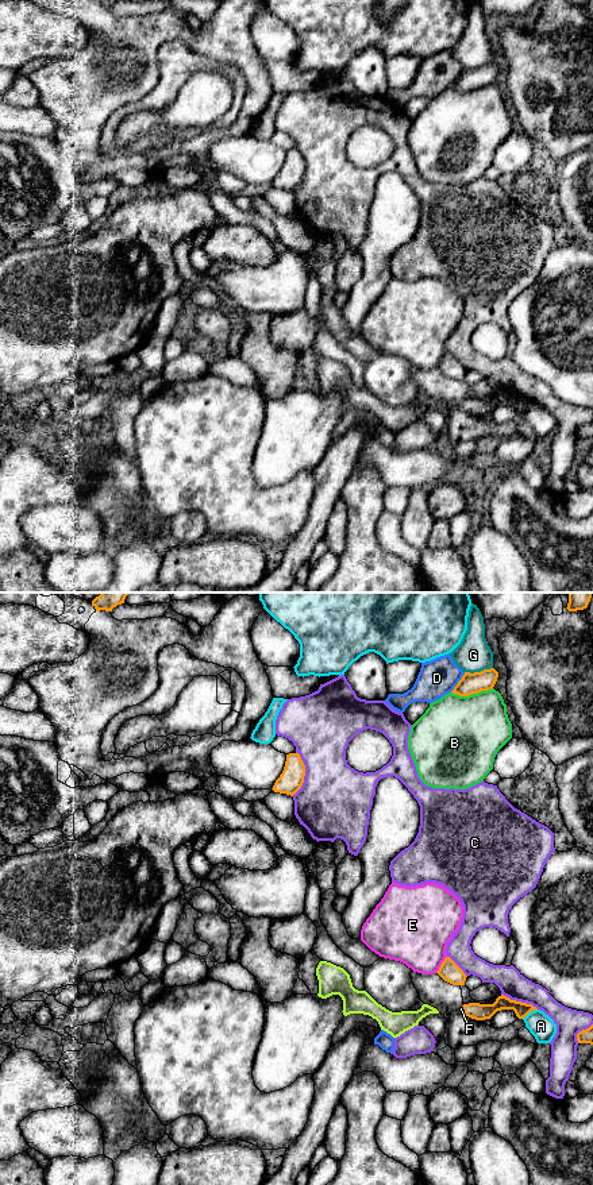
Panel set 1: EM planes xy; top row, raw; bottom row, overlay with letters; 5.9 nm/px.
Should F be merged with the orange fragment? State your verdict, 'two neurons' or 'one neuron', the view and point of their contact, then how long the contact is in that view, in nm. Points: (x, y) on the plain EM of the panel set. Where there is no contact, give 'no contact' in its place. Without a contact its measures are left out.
one neuron | xy (463, 406) | 40 nm

